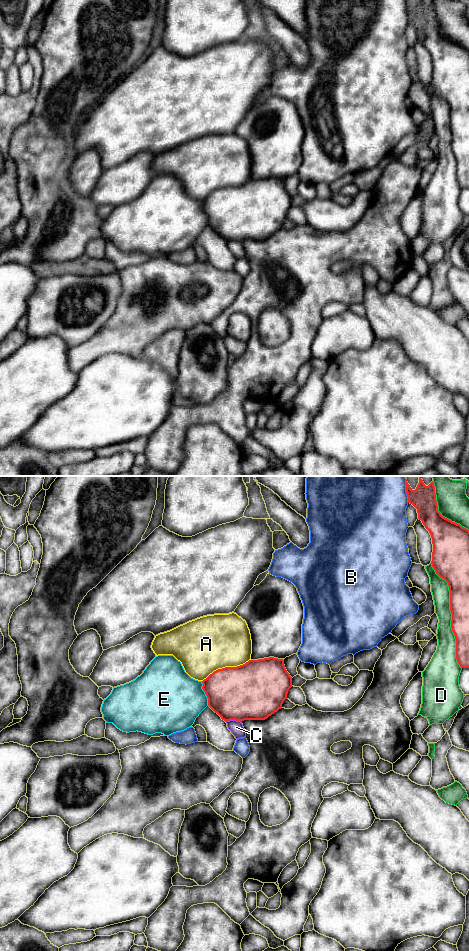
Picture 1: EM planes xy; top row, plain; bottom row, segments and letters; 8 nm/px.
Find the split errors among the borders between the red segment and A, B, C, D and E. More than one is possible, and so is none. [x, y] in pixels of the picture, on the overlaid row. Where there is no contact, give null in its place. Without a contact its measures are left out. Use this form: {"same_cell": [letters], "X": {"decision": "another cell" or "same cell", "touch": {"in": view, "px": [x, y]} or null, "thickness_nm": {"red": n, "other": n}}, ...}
{"same_cell": ["C"], "A": {"decision": "another cell", "touch": {"in": "xy", "px": [226, 667]}, "thickness_nm": {"red": 440, "other": 440}}, "B": {"decision": "another cell", "touch": {"in": "xy", "px": [406, 491]}, "thickness_nm": {"red": 200, "other": 500}}, "C": {"decision": "same cell", "touch": {"in": "xy", "px": [233, 719]}, "thickness_nm": {"red": 440, "other": 110}}, "D": {"decision": "another cell", "touch": {"in": "xy", "px": [452, 615]}, "thickness_nm": {"red": 160, "other": 140}}, "E": {"decision": "another cell", "touch": {"in": "xy", "px": [205, 693]}, "thickness_nm": {"red": 440, "other": 440}}}

